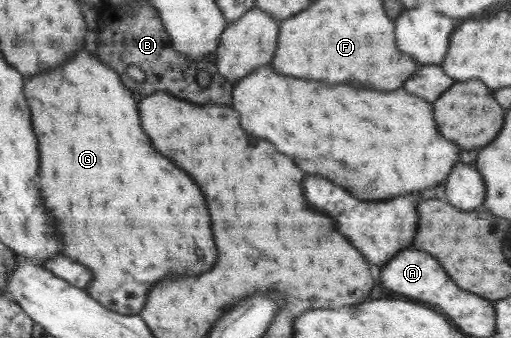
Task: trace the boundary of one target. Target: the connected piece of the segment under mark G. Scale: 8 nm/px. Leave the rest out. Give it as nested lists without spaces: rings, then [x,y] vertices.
[[[77,52],[73,60],[49,70],[49,74],[27,80],[27,104],[35,106],[31,116],[35,116],[35,132],[43,140],[43,188],[47,188],[47,204],[51,204],[55,220],[59,220],[59,232],[67,236],[67,258],[93,270],[91,285],[83,288],[91,298],[113,312],[138,315],[151,284],[163,280],[163,276],[197,277],[215,264],[217,252],[203,192],[169,158],[155,152],[139,124],[133,94],[121,84],[113,67],[101,64],[89,52]]]

